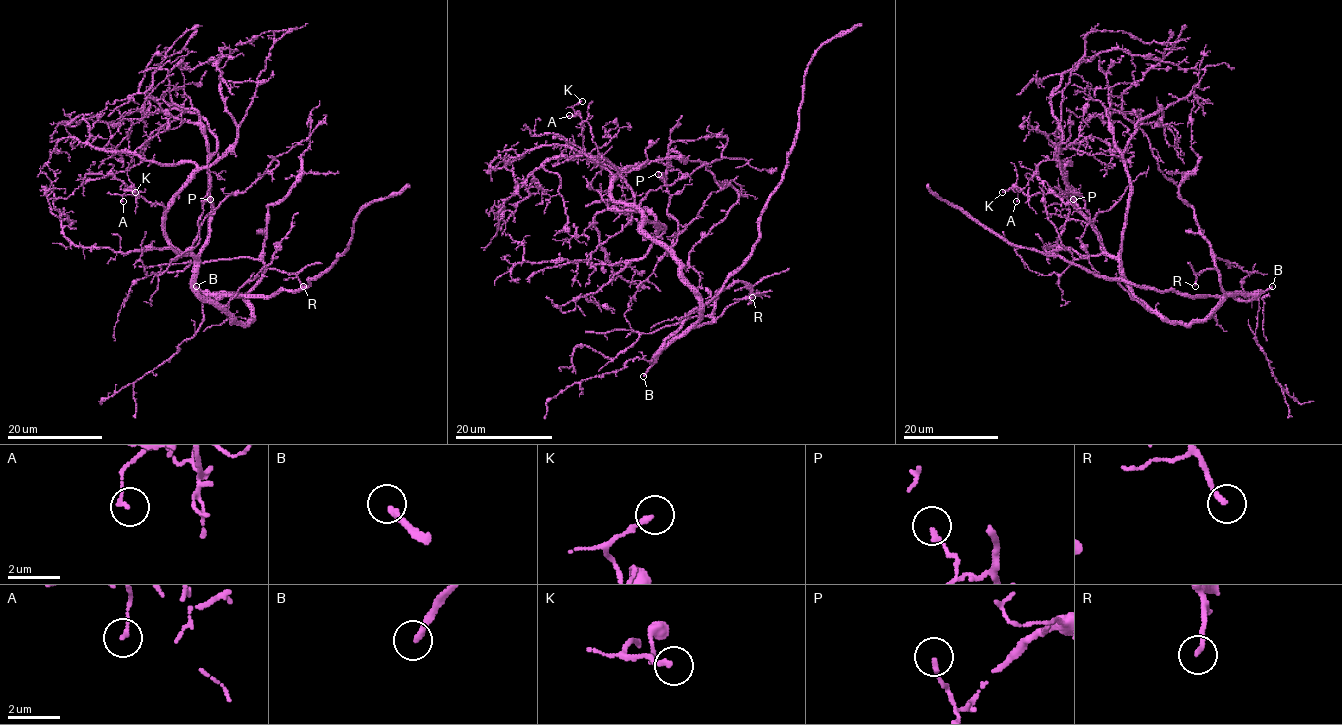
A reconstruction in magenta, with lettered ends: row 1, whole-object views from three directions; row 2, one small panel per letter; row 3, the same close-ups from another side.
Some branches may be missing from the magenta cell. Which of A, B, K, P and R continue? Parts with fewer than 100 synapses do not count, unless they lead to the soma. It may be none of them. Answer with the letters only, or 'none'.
B

